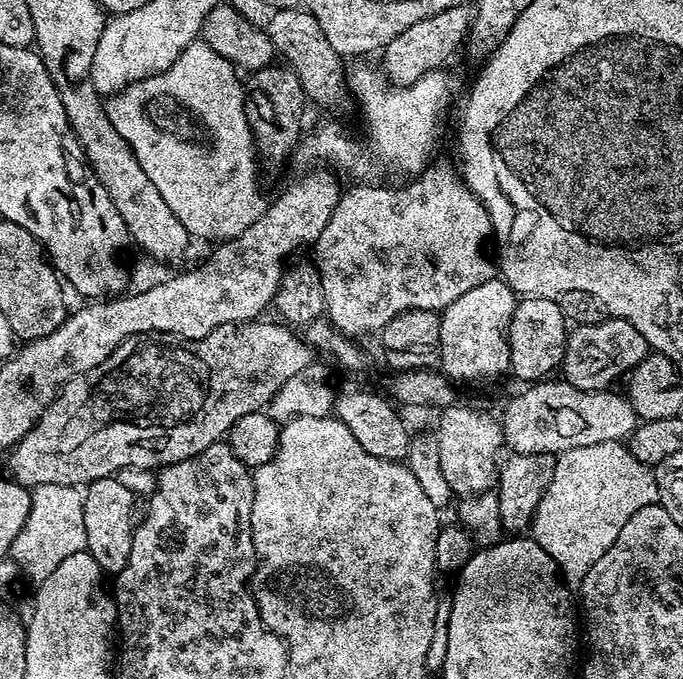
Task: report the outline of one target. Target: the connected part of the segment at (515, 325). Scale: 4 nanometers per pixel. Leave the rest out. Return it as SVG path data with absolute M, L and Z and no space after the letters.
M524 296L510 318L508 366L511 375L516 375L523 382L539 382L551 377L555 373L552 371L563 365L570 328L564 325L564 312L556 304L559 303L550 296Z

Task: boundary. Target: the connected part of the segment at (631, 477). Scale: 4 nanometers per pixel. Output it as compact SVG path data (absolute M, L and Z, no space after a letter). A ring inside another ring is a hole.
M615 440L571 448L556 456L554 478L550 478L550 486L546 486L546 494L532 515L530 536L550 554L569 589L576 590L590 574L590 566L614 546L622 526L642 506L659 499L655 471L638 462L627 443Z

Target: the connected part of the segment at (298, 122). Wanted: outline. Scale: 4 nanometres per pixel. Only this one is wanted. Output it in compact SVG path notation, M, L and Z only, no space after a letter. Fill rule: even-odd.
M269 66L251 73L246 80L244 113L248 116L248 129L256 137L258 156L261 161L269 160L280 164L296 148L300 140L300 127L304 124L306 97L302 82L287 66Z

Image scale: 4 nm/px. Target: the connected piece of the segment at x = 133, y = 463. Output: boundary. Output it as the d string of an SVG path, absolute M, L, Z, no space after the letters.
M257 318L243 324L223 324L210 330L210 334L206 334L206 338L197 340L184 340L181 336L170 336L167 332L140 332L136 336L126 338L126 342L122 342L114 350L114 354L110 354L110 358L106 358L106 362L94 366L94 370L86 370L80 376L75 376L73 380L64 384L52 405L40 415L36 425L16 443L15 448L7 453L7 475L29 490L43 484L87 486L107 476L115 476L123 468L142 467L159 470L174 462L194 458L194 454L202 454L202 450L206 450L210 445L221 443L227 437L229 430L238 422L238 418L242 418L242 414L267 409L278 389L286 386L286 382L290 382L290 378L294 378L294 374L306 370L306 366L313 363L314 349L308 345L308 341L303 335L295 336L292 333L295 331L283 323L267 324L266 321L267 319Z

